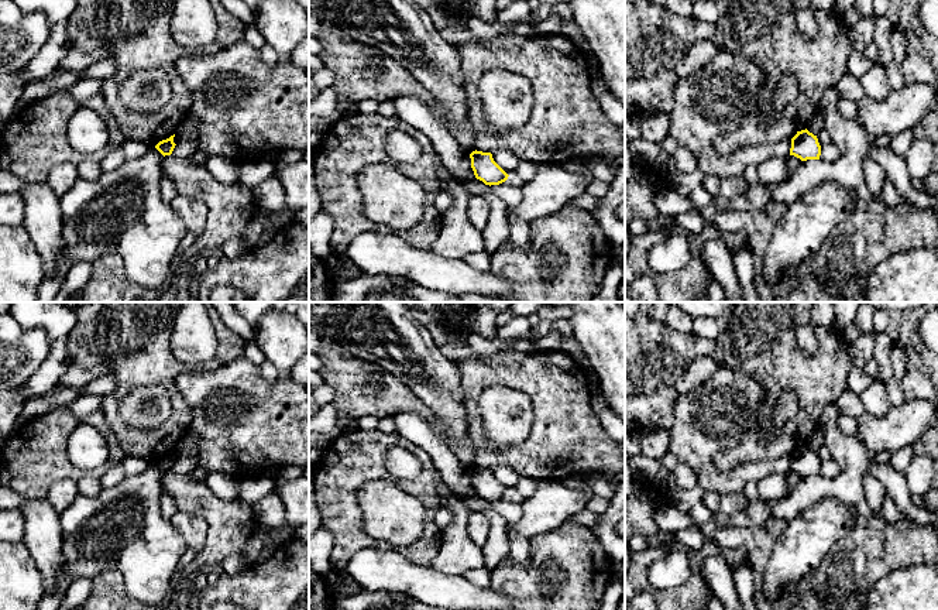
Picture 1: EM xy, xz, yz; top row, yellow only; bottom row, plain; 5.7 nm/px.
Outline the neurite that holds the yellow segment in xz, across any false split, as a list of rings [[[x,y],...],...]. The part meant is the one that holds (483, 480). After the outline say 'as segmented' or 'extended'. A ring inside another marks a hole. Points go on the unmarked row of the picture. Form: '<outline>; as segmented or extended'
[[[473,467],[471,484],[477,496],[485,501],[499,501],[508,496],[508,490],[494,477],[491,469]]]; as segmented

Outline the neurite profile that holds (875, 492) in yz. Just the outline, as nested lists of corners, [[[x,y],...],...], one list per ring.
[[[865,473],[863,487],[865,487],[866,501],[870,504],[875,514],[877,514],[882,508],[882,504],[883,504],[886,496],[887,496],[884,486],[873,476]]]

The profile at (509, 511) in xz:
[[[506,497],[499,501],[488,501],[488,504],[506,521],[506,524],[519,521],[523,513],[519,503],[511,503]]]

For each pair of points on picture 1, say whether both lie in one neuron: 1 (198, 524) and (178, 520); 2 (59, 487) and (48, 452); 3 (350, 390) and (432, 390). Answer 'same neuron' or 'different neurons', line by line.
1: same neuron
2: different neurons
3: different neurons

